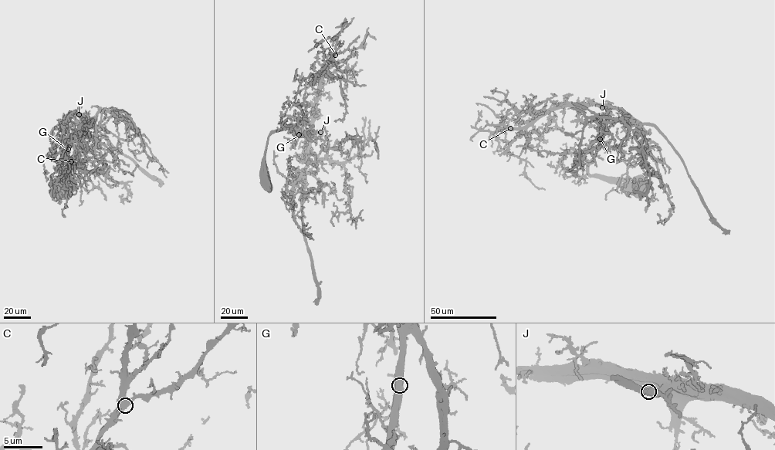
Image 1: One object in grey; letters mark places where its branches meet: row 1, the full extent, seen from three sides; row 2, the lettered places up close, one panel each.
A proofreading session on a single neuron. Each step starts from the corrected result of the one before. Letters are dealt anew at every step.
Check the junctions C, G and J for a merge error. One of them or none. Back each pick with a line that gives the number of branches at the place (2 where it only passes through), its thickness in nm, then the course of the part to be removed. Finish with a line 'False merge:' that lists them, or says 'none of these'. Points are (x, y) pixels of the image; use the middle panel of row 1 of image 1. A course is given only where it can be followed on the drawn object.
False merge: none of these

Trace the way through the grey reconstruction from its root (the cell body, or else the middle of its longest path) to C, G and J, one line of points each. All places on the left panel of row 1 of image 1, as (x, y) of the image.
C: (67, 191), (49, 191), (59, 189), (66, 170), (69, 116), (62, 122), (61, 135), (71, 161)
G: (67, 191), (52, 194), (49, 191), (55, 191), (59, 187), (60, 179), (66, 170), (68, 149)
J: (67, 191), (52, 194), (49, 191), (59, 189), (60, 179), (65, 172), (68, 118), (71, 114), (79, 114)

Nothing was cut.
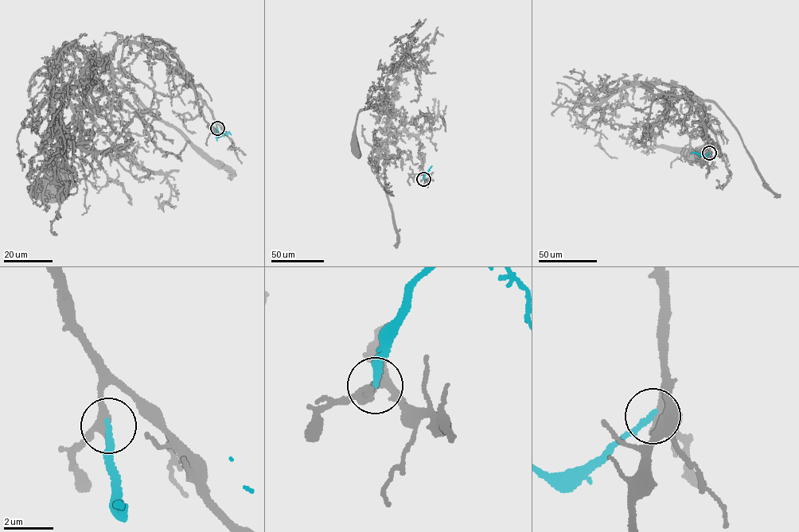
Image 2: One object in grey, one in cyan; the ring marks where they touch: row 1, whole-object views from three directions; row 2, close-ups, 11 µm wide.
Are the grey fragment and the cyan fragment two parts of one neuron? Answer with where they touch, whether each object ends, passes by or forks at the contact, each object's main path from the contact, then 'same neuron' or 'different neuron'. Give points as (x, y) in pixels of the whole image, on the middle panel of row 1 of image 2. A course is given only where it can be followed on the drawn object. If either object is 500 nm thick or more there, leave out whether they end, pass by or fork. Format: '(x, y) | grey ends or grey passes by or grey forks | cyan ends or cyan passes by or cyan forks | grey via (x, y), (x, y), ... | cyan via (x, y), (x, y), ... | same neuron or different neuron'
(423, 179) | grey passes by | cyan ends | grey via (423, 179), (417, 136), (403, 130), (391, 133), (389, 112), (378, 112), (372, 106), (358, 114), (356, 150) | cyan via (423, 179), (431, 165) | same neuron

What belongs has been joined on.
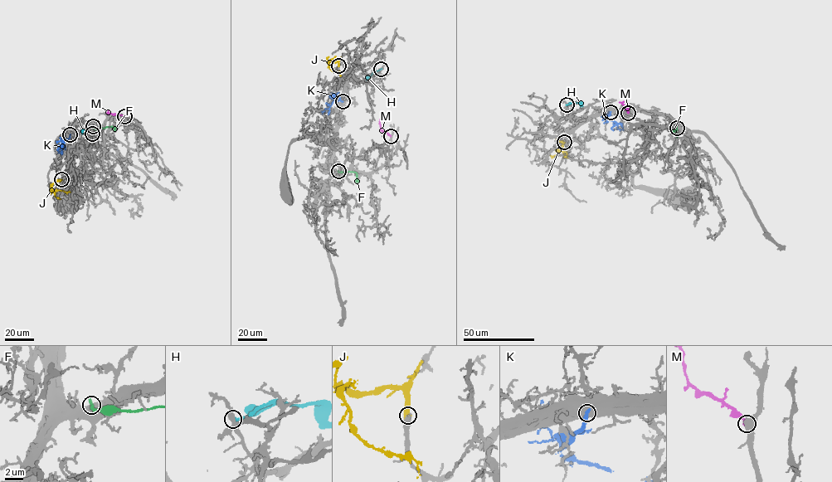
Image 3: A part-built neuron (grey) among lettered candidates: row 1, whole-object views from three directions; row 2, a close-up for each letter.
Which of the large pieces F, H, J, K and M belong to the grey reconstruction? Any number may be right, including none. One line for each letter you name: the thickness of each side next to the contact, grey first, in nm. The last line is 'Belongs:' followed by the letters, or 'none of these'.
J: Thickness 500 nm (grey) against 320 nm
M: Thickness 400 nm (grey) against 460 nm
Belongs: J, M

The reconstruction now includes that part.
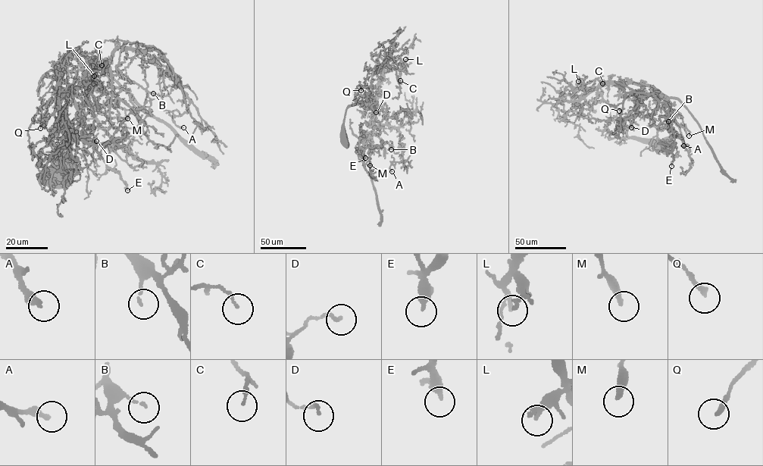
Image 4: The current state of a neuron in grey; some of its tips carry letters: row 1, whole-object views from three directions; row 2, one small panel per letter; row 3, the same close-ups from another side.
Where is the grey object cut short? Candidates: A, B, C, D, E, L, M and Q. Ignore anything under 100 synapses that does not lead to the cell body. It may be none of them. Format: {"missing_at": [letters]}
{"missing_at": []}

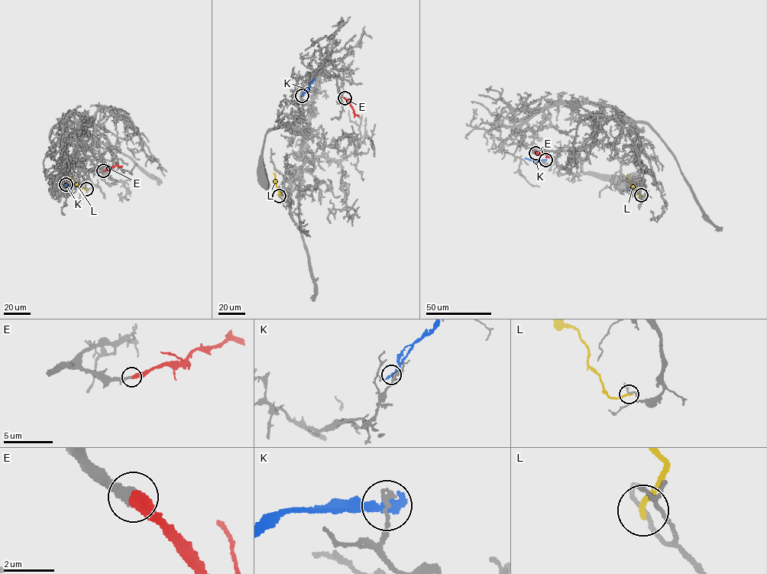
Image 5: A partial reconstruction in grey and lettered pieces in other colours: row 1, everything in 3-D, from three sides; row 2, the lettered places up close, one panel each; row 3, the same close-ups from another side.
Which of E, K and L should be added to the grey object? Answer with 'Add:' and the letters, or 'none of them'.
Add: E

